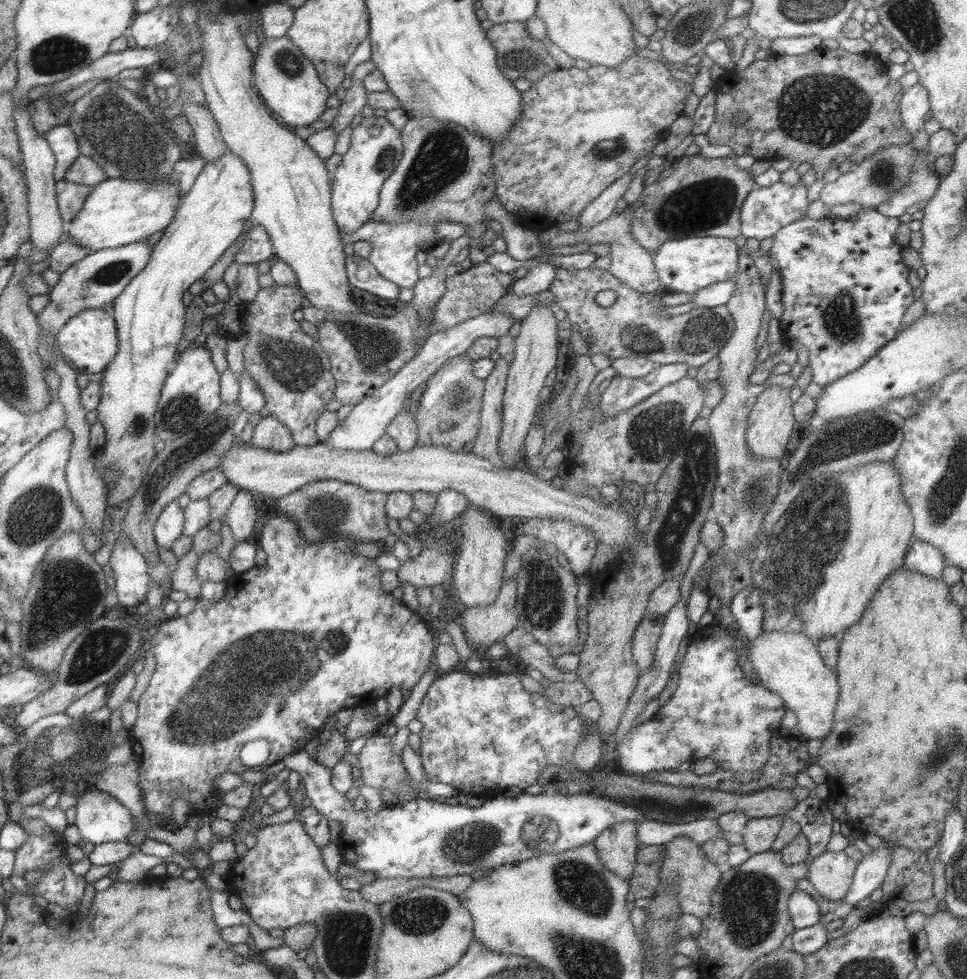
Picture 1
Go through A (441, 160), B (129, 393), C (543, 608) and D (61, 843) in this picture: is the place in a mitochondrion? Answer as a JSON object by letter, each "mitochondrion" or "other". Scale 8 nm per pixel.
{"A":"mitochondrion","B":"other","C":"mitochondrion","D":"other"}

